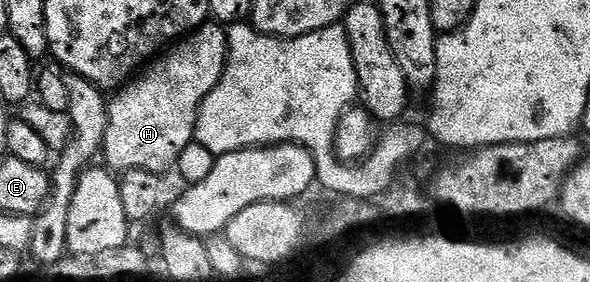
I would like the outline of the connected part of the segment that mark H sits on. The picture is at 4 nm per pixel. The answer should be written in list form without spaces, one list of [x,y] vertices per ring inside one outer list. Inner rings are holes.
[[[205,23],[187,34],[186,39],[173,44],[163,55],[157,56],[143,72],[133,76],[123,87],[115,90],[108,103],[108,126],[102,150],[103,160],[108,160],[107,168],[112,171],[141,169],[167,174],[167,169],[171,170],[175,166],[178,155],[182,155],[182,151],[186,151],[188,144],[194,140],[200,104],[222,79],[227,59],[228,34],[225,26],[220,23]]]

